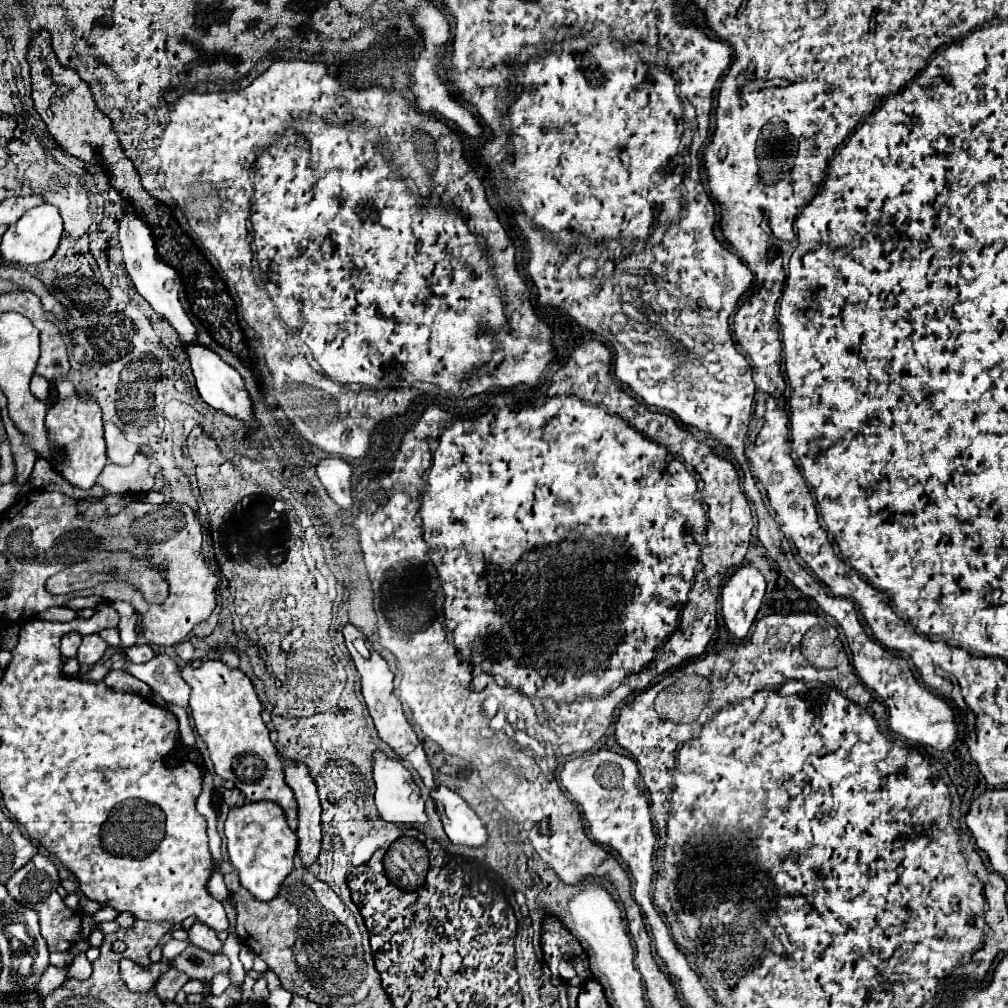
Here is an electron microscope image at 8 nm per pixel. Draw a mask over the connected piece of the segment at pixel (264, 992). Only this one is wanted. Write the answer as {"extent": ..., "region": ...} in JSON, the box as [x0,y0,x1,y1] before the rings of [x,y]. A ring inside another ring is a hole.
{"extent":[253,976,269,1004],"region":[[[261,976],[257,982],[255,982],[255,986],[253,986],[253,994],[255,994],[255,1000],[259,1002],[259,1004],[263,1004],[267,998],[269,998],[269,988],[267,988],[267,980]]]}

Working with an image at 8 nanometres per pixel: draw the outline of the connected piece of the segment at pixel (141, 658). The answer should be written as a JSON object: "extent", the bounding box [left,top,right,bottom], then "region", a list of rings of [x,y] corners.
{"extent":[125,644,155,664],"region":[[[137,644],[137,646],[131,646],[131,648],[125,648],[125,652],[127,652],[129,660],[135,662],[135,664],[149,662],[149,660],[155,656],[155,652],[153,652],[153,648],[151,648],[149,644],[141,644],[141,646]]]}

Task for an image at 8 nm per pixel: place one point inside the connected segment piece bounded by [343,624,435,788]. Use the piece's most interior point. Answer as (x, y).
(387, 713)

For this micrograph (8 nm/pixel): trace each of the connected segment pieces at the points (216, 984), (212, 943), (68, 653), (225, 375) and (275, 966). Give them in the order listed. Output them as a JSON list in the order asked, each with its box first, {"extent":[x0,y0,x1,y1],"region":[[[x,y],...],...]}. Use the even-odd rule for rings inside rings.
[{"extent":[211,972,229,996],"region":[[[221,972],[221,974],[215,974],[215,976],[213,976],[213,980],[211,980],[211,990],[213,990],[215,996],[223,994],[227,986],[229,986],[229,976],[227,976],[227,972]]]},{"extent":[189,922,221,952],"region":[[[195,922],[191,928],[189,928],[189,942],[207,950],[207,952],[221,952],[221,940],[217,938],[217,932],[209,926],[205,926],[203,922]]]},{"extent":[61,632,83,658],"region":[[[71,632],[71,634],[63,636],[63,638],[61,638],[61,654],[63,654],[65,658],[75,658],[81,640],[83,640],[83,636],[77,634],[77,632]]]},{"extent":[183,342,255,430],"region":[[[193,342],[193,344],[185,344],[183,346],[187,356],[189,356],[189,362],[191,362],[191,370],[193,370],[193,376],[195,376],[195,384],[197,384],[197,390],[201,394],[201,398],[217,408],[217,410],[223,410],[225,414],[229,416],[235,416],[239,420],[243,420],[245,424],[251,424],[253,430],[255,430],[255,418],[253,418],[253,410],[251,410],[251,400],[249,400],[249,394],[245,392],[245,386],[243,386],[243,380],[241,376],[237,374],[237,370],[233,370],[229,364],[225,364],[213,350],[209,350],[207,346],[201,346],[199,342]]]},{"extent":[225,868,367,1004],"region":[[[295,868],[283,882],[279,894],[269,900],[261,902],[251,892],[247,892],[239,884],[239,874],[233,870],[225,874],[225,886],[233,896],[237,908],[237,938],[243,946],[253,950],[267,966],[279,976],[281,986],[293,994],[299,994],[315,1004],[357,1004],[367,998],[367,964],[363,960],[363,946],[361,946],[361,930],[357,928],[355,916],[351,910],[341,902],[341,898],[323,882],[319,880],[309,868]]]}]

